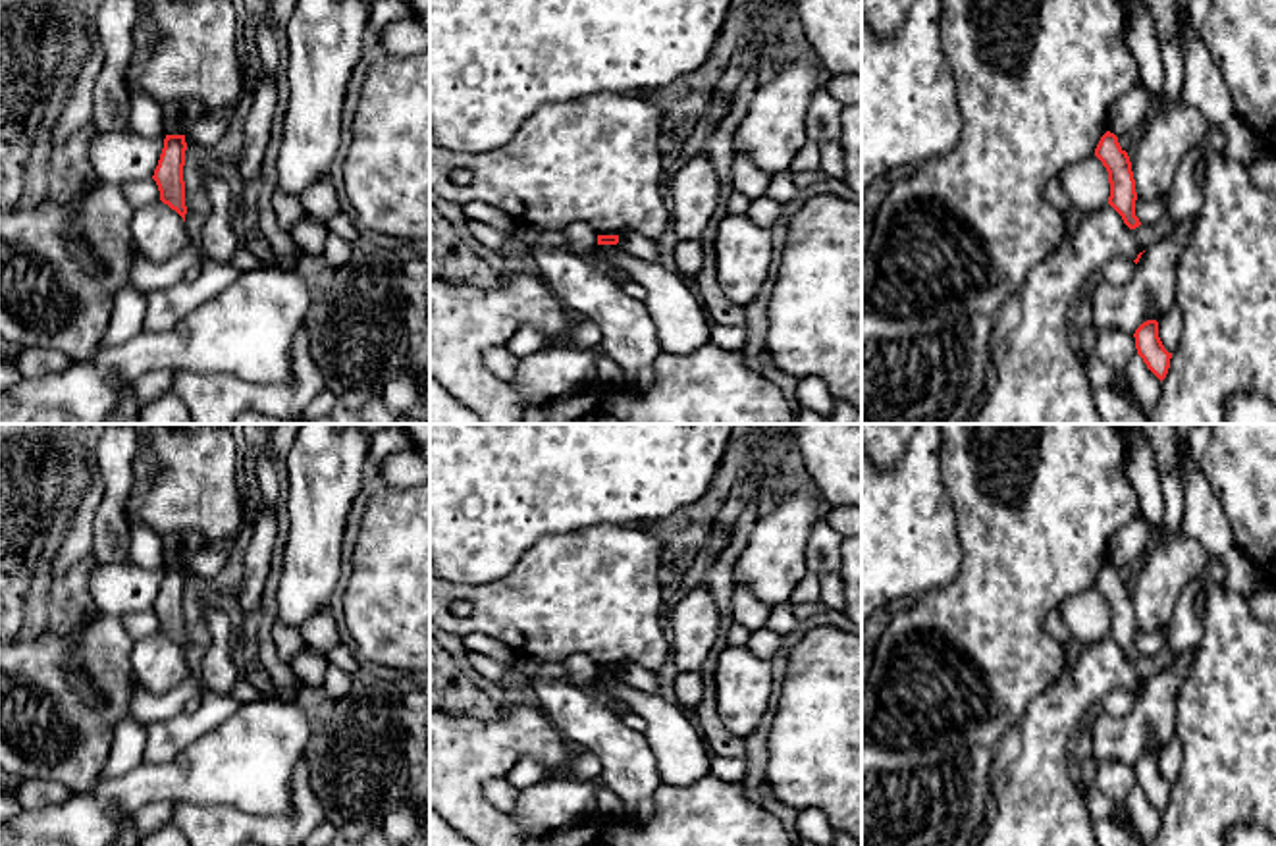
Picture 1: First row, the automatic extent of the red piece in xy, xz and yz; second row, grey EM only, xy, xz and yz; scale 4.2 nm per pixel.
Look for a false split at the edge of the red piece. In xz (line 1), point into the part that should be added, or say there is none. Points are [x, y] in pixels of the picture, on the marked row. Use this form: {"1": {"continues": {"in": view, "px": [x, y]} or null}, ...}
{"1": {"continues": null}}

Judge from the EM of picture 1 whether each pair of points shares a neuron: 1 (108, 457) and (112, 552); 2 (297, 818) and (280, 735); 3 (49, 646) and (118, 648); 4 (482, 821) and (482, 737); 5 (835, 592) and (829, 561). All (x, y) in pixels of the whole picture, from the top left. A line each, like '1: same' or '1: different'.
1: same
2: different
3: same
4: same
5: different

